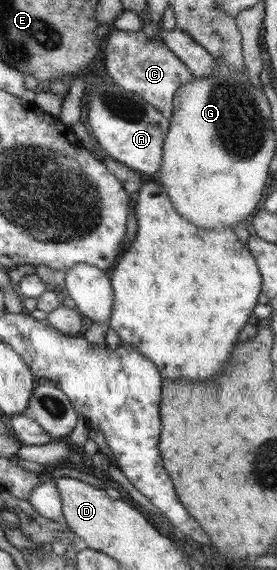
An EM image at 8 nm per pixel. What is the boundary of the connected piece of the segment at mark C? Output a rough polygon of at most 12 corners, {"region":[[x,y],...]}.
{"region":[[113,27],[106,73],[172,119],[194,79],[158,36]]}

